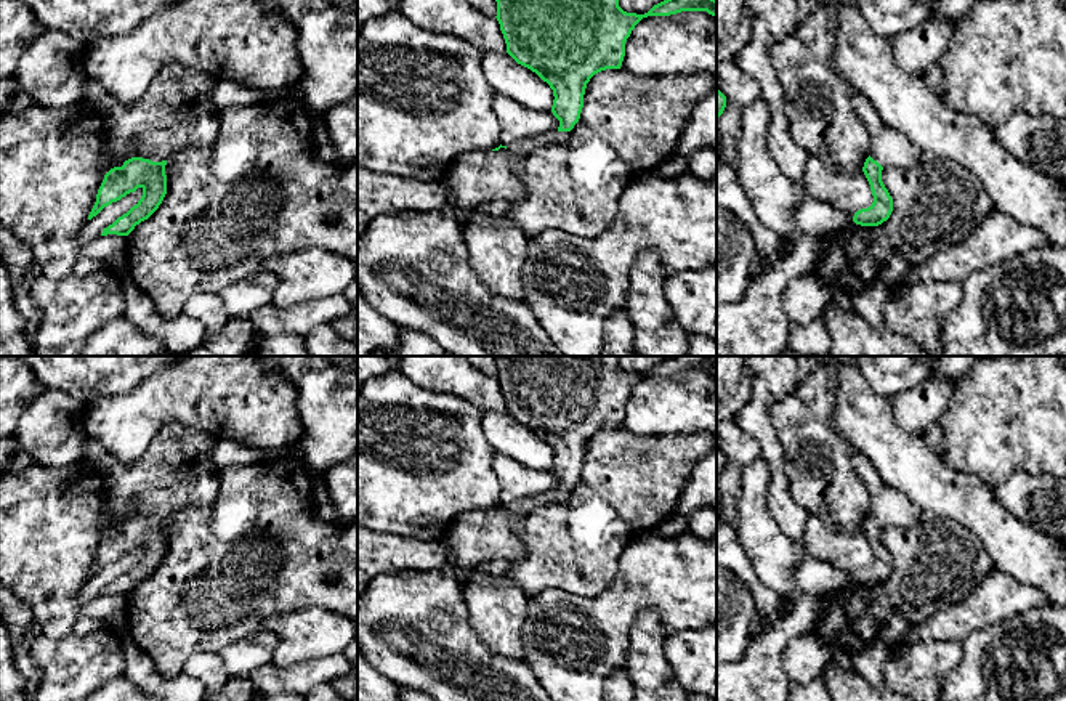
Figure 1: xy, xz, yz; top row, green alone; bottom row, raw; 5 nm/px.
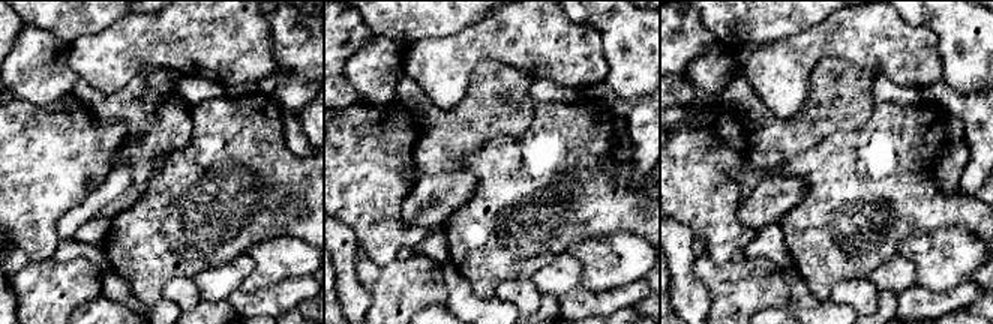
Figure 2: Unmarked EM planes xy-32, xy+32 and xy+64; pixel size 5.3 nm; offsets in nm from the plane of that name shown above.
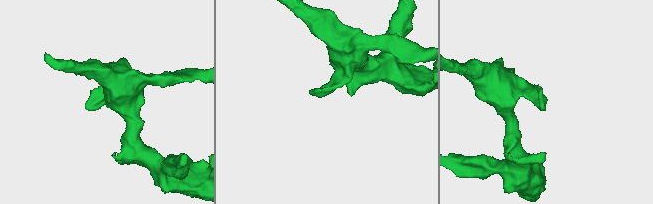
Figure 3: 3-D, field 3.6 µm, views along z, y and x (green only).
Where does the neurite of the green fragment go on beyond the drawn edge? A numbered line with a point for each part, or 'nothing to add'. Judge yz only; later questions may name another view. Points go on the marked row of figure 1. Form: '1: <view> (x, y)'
1: yz (890, 146)

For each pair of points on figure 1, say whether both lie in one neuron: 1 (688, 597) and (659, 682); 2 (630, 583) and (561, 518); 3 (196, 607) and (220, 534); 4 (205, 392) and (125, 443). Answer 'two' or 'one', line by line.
1: two
2: two
3: one
4: one

